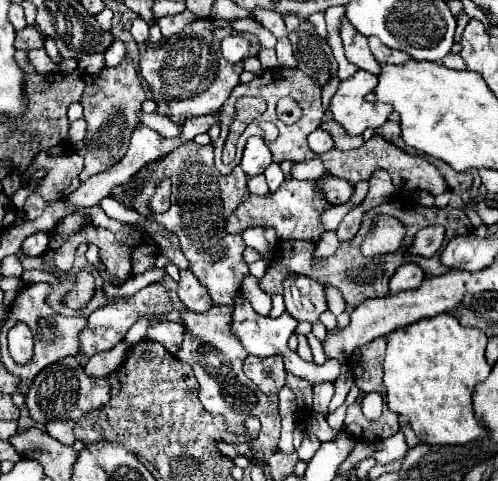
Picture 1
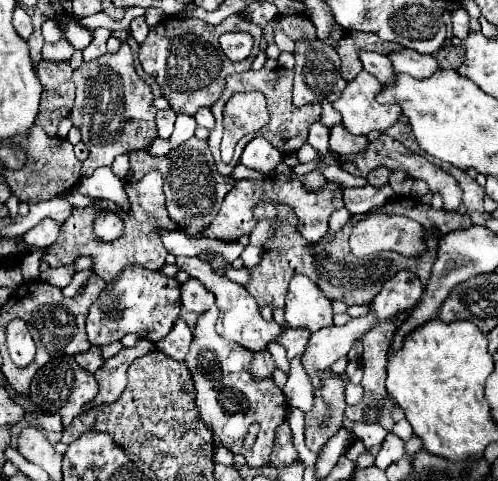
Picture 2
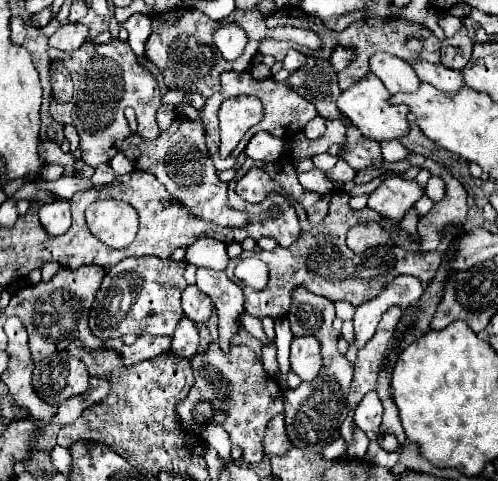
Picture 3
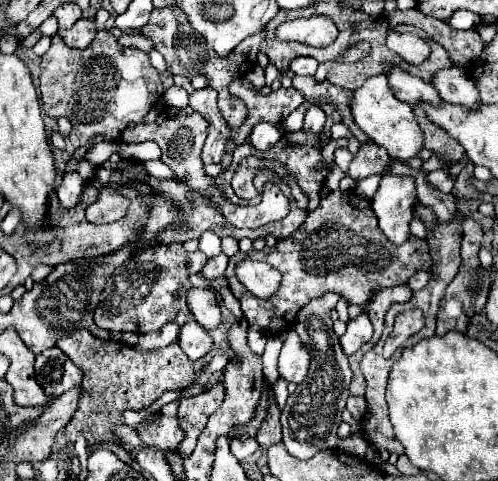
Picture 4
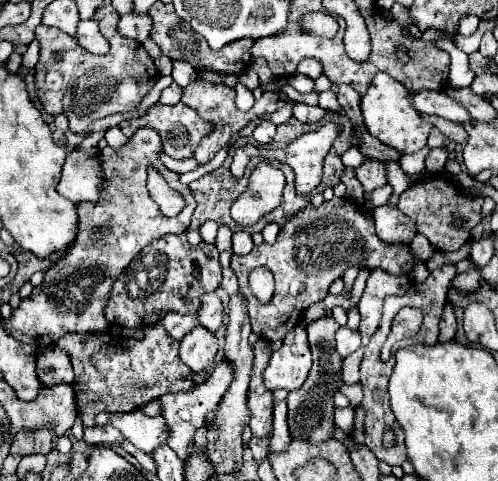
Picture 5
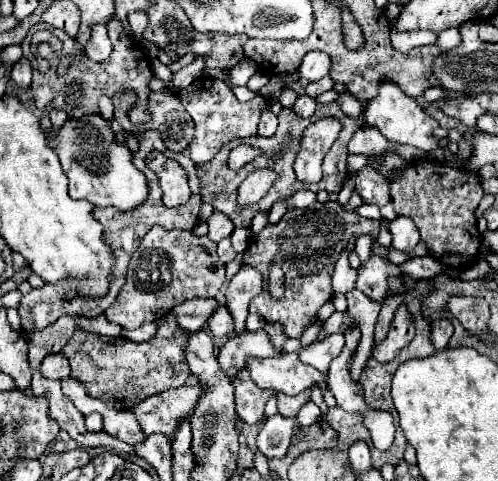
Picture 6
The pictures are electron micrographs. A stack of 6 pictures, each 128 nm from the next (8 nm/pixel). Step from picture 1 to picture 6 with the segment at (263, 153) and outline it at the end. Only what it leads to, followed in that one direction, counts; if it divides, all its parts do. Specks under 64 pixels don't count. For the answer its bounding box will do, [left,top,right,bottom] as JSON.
[258,110,278,136]

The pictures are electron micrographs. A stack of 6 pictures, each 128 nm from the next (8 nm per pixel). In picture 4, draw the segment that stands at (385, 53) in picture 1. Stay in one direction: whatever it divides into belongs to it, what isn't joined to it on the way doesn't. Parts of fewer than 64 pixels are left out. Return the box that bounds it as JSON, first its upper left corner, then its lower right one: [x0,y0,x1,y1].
[432,66,480,108]

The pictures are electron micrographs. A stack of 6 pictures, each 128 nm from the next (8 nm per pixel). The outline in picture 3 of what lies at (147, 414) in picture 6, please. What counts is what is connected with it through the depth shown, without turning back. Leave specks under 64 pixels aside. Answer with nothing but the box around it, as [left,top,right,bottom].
[194,400,212,424]

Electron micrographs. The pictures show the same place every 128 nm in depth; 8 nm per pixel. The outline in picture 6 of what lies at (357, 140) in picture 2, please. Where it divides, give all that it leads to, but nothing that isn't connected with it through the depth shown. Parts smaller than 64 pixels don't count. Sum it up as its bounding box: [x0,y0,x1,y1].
[356,168,392,208]

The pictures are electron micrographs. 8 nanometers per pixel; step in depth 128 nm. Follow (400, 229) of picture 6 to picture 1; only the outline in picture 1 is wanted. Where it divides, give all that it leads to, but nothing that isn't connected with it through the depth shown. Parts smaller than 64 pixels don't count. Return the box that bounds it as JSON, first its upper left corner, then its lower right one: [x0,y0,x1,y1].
[318,176,354,204]

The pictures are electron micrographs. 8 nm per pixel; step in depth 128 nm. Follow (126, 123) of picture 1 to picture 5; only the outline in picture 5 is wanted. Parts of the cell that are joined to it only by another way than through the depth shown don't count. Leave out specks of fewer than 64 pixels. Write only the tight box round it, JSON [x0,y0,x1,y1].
[34,12,158,132]

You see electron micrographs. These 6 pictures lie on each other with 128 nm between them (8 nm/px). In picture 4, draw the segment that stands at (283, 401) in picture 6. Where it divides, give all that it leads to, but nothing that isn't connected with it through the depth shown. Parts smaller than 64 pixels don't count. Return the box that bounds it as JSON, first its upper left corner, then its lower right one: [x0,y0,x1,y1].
[282,292,368,460]

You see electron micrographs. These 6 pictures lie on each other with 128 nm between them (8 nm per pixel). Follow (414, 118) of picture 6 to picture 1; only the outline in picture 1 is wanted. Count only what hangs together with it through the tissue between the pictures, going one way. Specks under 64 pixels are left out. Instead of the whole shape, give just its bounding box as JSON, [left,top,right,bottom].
[330,70,392,136]

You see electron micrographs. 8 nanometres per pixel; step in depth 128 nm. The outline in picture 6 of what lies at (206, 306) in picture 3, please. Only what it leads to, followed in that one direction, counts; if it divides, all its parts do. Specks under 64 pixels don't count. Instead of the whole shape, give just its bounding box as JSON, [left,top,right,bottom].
[208,306,234,338]

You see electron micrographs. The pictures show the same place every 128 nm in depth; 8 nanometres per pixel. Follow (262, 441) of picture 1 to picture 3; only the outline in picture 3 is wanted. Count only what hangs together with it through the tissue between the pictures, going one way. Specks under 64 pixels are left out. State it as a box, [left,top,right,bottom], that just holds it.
[176,344,284,464]

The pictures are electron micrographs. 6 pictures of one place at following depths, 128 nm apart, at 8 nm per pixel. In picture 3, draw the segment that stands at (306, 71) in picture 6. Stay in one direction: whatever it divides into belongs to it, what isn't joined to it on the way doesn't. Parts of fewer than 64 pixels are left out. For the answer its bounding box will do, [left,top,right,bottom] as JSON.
[284,50,306,72]

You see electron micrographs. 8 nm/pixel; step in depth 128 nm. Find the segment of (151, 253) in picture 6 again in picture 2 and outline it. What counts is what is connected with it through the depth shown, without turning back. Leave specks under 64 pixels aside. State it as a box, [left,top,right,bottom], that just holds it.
[86,266,180,346]

